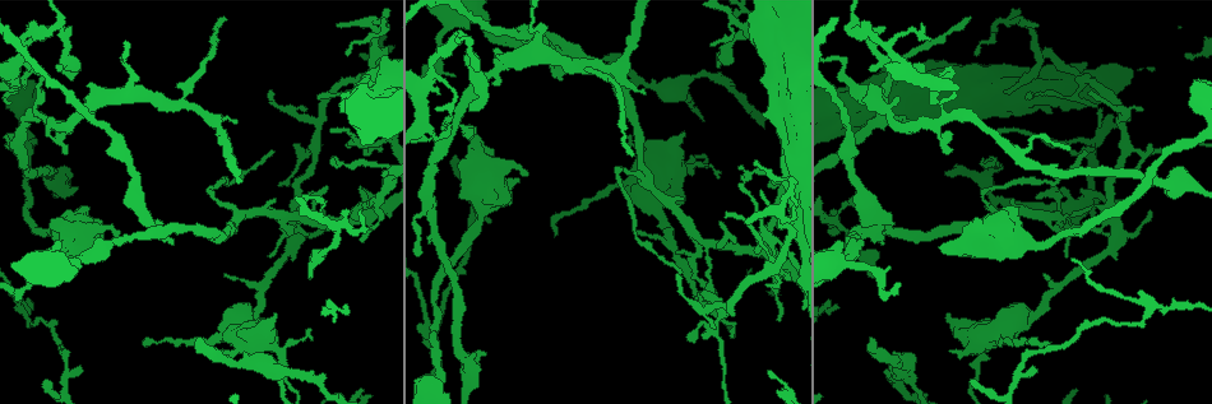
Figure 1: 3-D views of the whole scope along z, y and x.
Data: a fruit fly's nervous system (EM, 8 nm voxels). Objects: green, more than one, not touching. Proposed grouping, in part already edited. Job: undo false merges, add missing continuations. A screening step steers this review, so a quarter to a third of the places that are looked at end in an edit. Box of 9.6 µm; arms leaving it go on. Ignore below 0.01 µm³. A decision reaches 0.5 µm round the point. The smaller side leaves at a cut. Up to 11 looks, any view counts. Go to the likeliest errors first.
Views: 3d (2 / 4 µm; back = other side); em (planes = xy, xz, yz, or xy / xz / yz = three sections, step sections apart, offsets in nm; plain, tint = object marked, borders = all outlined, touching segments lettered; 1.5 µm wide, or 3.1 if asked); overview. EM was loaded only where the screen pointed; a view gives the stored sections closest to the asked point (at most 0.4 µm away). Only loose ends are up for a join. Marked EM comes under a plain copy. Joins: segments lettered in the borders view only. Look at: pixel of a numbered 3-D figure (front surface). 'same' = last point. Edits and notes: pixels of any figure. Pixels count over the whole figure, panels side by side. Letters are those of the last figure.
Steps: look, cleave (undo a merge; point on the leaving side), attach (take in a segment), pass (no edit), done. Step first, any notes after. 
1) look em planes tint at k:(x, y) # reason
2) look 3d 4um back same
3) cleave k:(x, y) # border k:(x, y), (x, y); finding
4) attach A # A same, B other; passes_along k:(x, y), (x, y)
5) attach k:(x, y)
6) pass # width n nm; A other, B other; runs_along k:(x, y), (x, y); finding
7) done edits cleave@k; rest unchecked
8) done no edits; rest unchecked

look 3d 4um at 1:(201, 336) # an open end

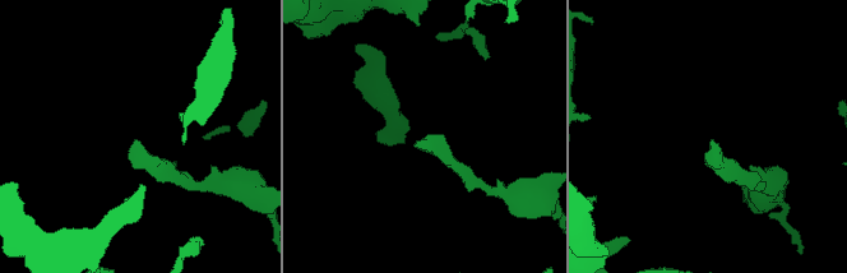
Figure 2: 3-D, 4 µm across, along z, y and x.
look em yz step 4 tint at 2:(712, 143) # now the EM

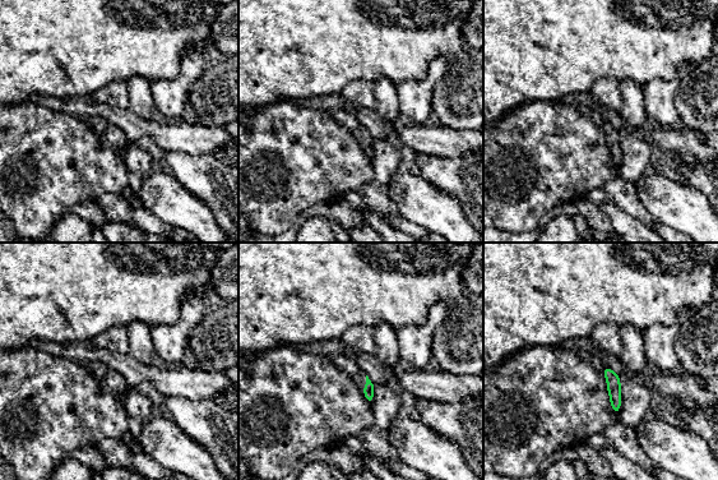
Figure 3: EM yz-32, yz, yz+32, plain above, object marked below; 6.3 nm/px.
look em planes borders same

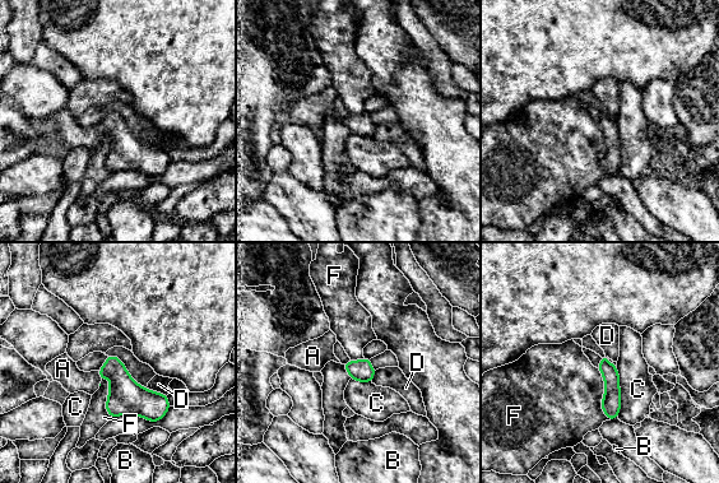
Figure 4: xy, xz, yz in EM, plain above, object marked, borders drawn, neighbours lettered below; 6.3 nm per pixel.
attach 4:(63, 368) # A same, B other, C other, D other, F other; it goes on there

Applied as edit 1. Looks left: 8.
look em yz step 8 borders at 1:(426, 127) # calibre changes

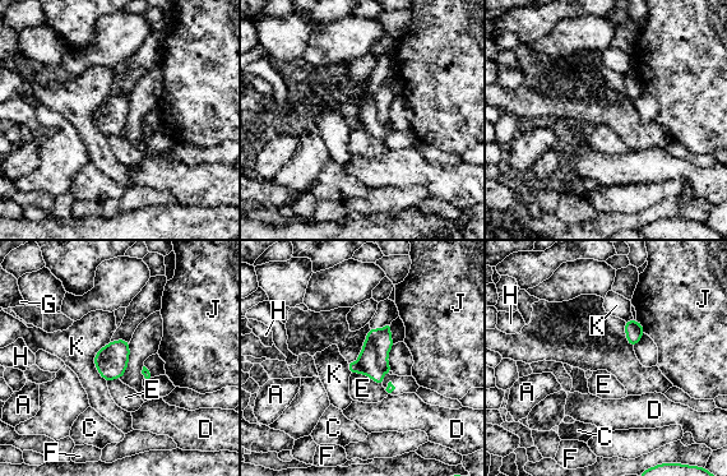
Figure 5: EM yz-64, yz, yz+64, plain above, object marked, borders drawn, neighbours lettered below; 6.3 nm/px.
cleave 5:(366, 364) # width 40 nm; A other, C other, D other, E other, F other, G other, H other, J other, K other; part_leaving 5:(373, 331), (369, 368), (389, 388); a second cell is stuck on

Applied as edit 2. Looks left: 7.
look em planes tint at 1:(368, 26)

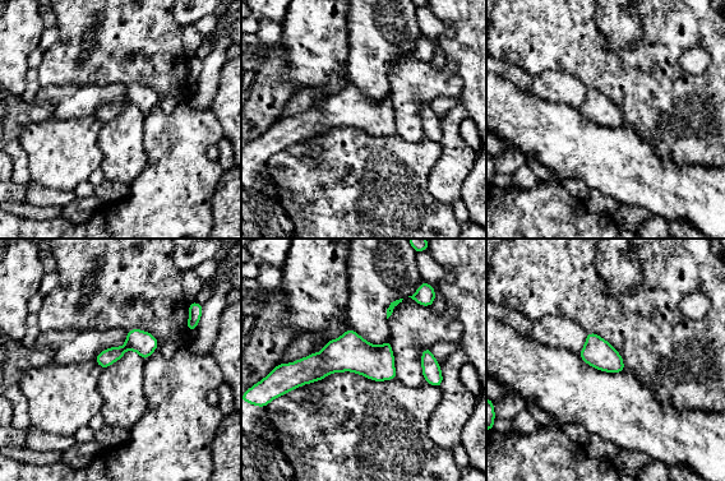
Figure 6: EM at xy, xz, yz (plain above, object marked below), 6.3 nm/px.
look em planes borders same # what lies round it

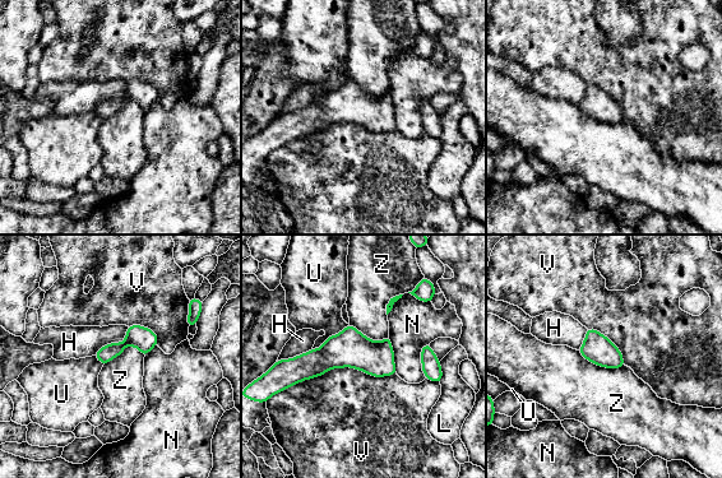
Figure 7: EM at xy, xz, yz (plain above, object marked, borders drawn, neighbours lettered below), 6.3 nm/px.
pass # width 190 nm; longest_contact V 750 nm; H other, L other, N other, U other, V other, Z other; all the same cell

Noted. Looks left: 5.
look 3d 4um at 1:(848, 174) # a narrow waist

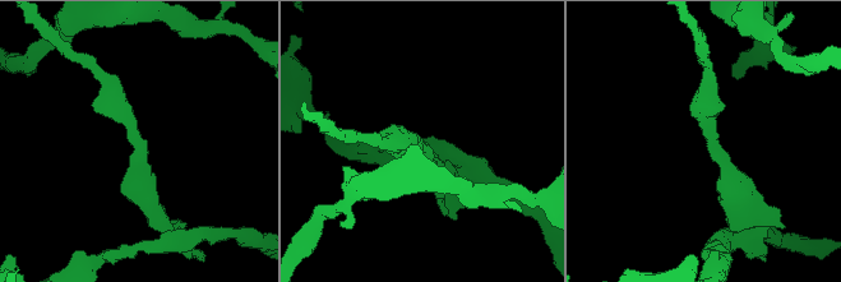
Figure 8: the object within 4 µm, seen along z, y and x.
look em xy step 8 tint at 8:(132, 142) # arm_widths 300, 360 nm

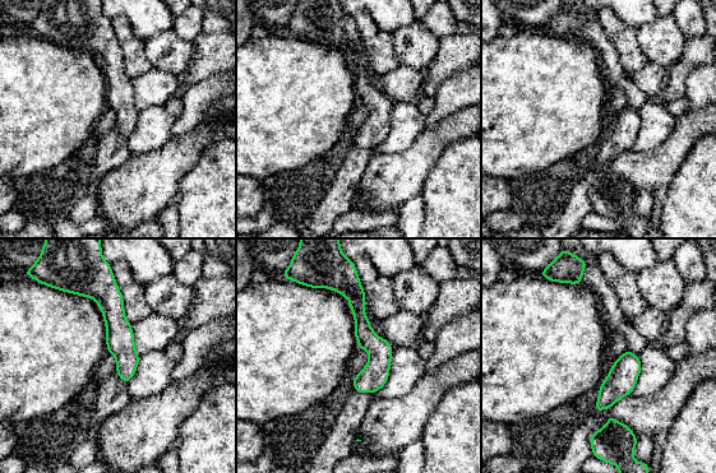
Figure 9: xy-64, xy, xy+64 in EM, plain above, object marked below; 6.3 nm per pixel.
look em planes borders same # cut it another way

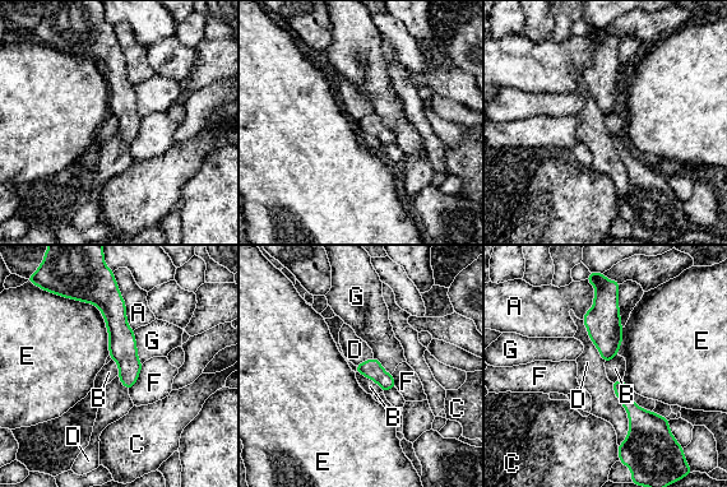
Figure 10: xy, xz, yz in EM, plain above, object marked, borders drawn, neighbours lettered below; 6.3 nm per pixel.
pass # A other, B other, C other, D other, E other, F other, G other; border 10:(611, 383), (628, 416), (624, 441); all the same cell

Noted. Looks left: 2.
done edits attach@4, cleave@5; rest unchecked

